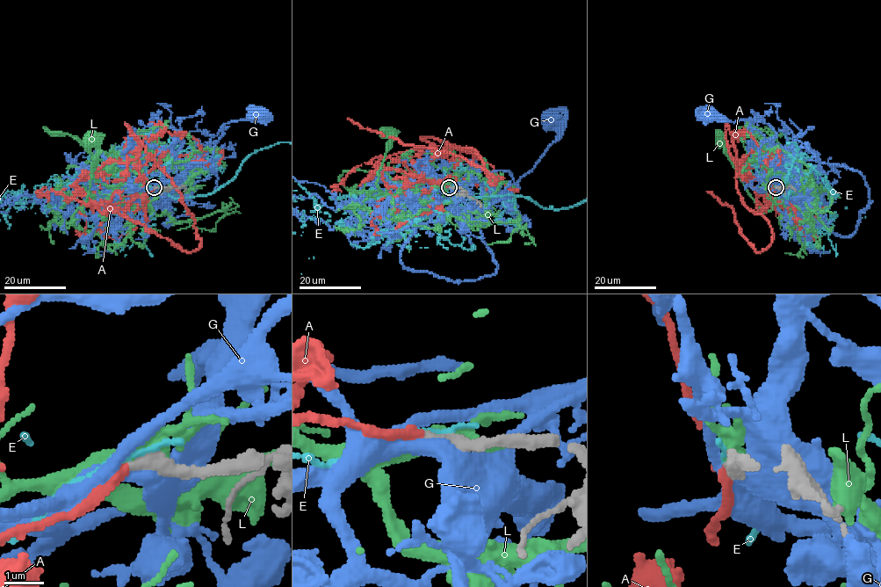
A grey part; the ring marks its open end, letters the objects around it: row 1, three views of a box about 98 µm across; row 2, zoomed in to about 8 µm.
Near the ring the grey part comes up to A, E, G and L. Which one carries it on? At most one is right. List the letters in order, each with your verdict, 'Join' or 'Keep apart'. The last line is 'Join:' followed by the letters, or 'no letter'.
A: Join
E: Keep apart
G: Keep apart
L: Keep apart
Join: A

